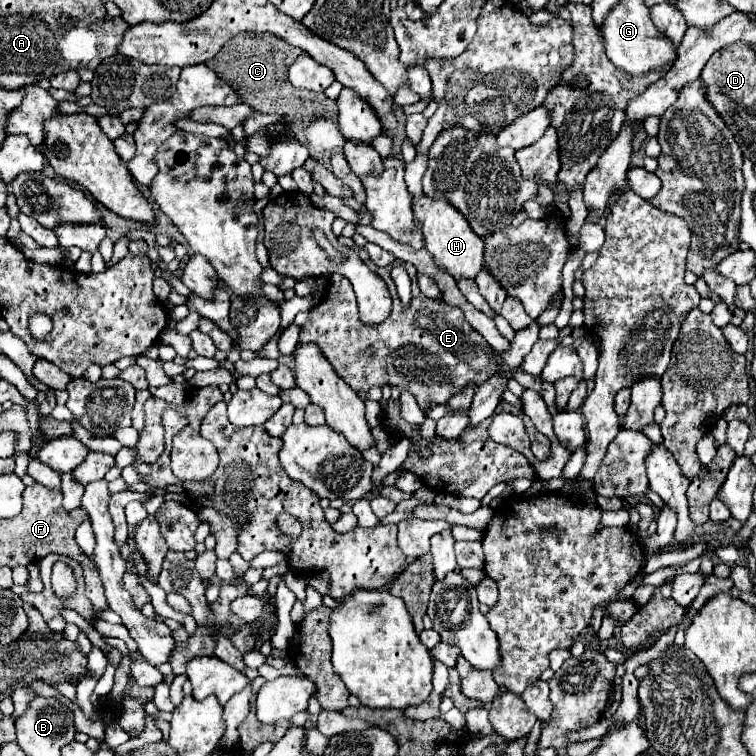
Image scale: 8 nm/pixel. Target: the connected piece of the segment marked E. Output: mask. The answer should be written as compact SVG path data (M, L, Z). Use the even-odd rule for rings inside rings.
M349 244L349 248L355 250L365 260L365 264L385 280L393 298L391 316L381 324L363 324L359 320L359 308L351 282L343 274L331 274L323 300L311 310L309 320L301 328L299 344L317 344L333 370L357 394L369 392L373 386L397 386L401 392L413 394L421 410L427 412L433 406L447 404L467 386L485 384L493 372L497 372L497 358L493 348L477 330L469 326L469 322L463 318L463 312L455 306L425 298L421 294L417 286L417 268L413 264L401 260L395 262L407 268L413 282L411 308L403 310L389 274L391 266L377 268L363 248L355 244Z

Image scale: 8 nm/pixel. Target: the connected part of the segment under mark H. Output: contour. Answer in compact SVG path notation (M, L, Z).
M421 196L413 204L413 212L417 212L417 220L423 224L425 248L433 254L435 262L445 268L455 280L475 278L483 268L483 240L473 232L465 216L447 200L433 200L429 196Z

